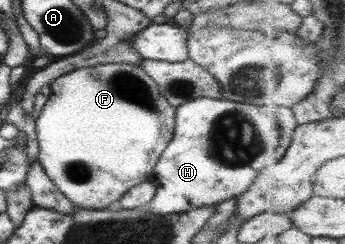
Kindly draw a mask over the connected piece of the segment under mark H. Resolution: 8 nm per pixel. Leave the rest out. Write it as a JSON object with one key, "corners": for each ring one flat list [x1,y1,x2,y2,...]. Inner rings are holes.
{"corners":[[206,97,180,103,174,112,172,139,161,153,149,177,155,186,154,197,142,208,156,216,174,215,189,212,190,209,214,207,229,198,237,197,252,185,263,167,276,167,285,159,298,125,294,109,287,106,258,106]]}

